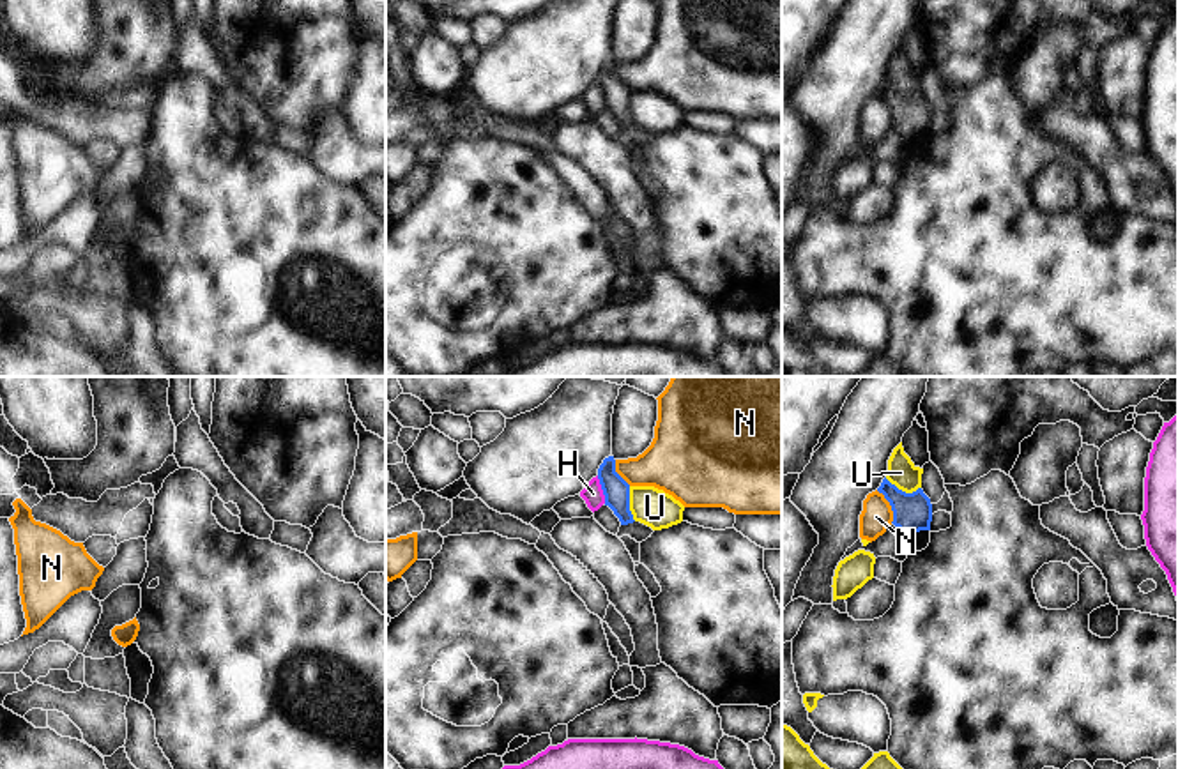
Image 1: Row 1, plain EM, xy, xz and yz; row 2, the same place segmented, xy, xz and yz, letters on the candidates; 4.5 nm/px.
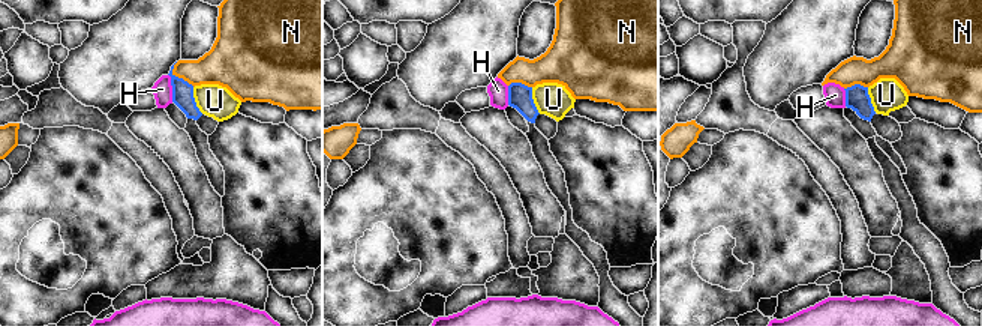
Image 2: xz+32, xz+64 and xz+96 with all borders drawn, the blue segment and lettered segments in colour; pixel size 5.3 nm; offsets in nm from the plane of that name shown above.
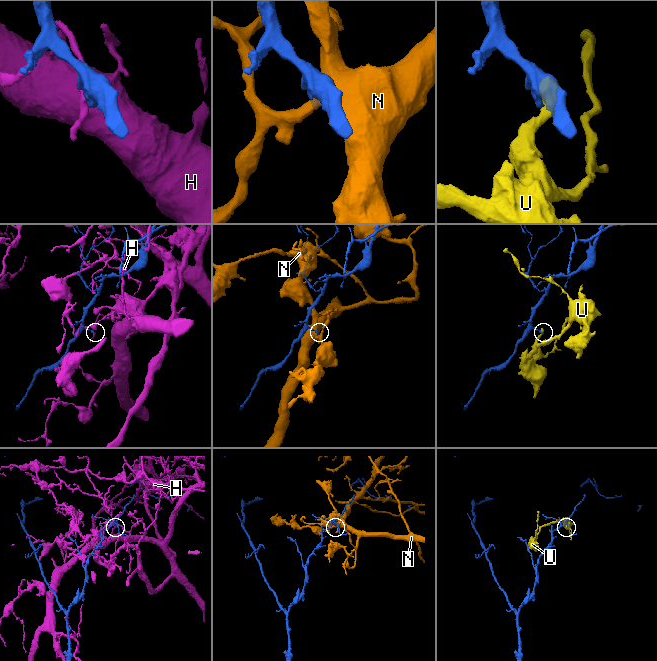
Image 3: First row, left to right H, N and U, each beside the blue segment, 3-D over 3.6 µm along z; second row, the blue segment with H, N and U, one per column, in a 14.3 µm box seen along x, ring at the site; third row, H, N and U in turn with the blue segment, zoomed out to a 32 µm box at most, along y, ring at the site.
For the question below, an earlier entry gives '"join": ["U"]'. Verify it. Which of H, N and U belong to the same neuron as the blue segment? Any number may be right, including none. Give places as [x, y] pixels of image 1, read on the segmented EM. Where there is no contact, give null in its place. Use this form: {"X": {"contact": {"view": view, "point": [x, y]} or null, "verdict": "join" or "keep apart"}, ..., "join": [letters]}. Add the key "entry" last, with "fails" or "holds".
{"H": {"contact": {"view": "xz", "point": [602, 488]}, "verdict": "keep apart"}, "N": {"contact": {"view": "yz", "point": [890, 504]}, "verdict": "keep apart"}, "U": {"contact": {"view": "yz", "point": [901, 490]}, "verdict": "keep apart"}, "join": [], "entry": "fails"}

